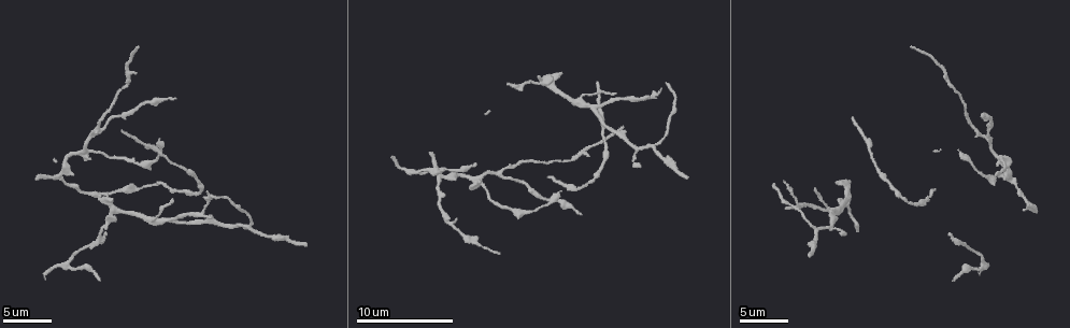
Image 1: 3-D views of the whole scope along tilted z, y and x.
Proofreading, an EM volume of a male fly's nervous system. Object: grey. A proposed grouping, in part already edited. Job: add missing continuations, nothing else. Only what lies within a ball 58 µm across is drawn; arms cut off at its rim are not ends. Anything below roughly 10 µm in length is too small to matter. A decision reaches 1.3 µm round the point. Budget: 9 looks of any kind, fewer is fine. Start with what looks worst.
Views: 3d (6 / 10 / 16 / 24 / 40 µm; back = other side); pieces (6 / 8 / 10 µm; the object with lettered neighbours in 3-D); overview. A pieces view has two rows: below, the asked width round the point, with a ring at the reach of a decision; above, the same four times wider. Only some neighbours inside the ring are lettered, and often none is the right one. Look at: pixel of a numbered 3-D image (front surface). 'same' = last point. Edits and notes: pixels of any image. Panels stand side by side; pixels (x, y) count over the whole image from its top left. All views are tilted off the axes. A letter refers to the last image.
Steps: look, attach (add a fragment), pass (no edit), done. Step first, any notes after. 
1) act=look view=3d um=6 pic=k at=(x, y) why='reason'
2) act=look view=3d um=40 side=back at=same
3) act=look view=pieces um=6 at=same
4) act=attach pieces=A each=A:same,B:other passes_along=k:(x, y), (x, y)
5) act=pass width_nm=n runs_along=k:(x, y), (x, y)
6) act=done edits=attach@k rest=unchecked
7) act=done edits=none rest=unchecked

act=look view=3d um=10 pic=1 at=(951, 233) why='thin end'

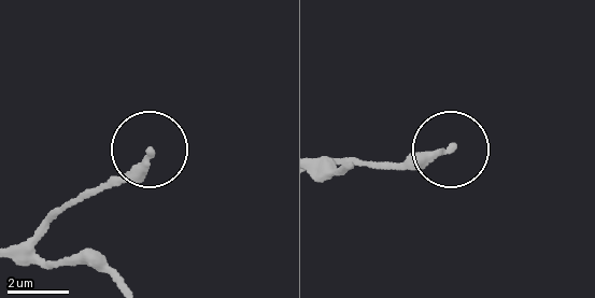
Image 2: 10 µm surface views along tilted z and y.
act=look view=pieces um=10 pic=2 at=(452, 146) why='what lies round it'

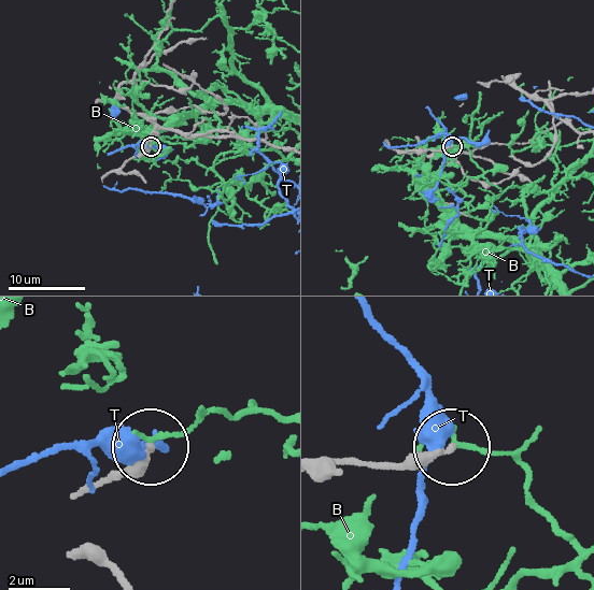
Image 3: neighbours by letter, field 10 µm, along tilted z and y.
act=pass each=B:other,T:other found='none of them fits'

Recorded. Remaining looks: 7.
act=look view=pieces um=6 pic=1 at=(686, 176) why='branch stops here'

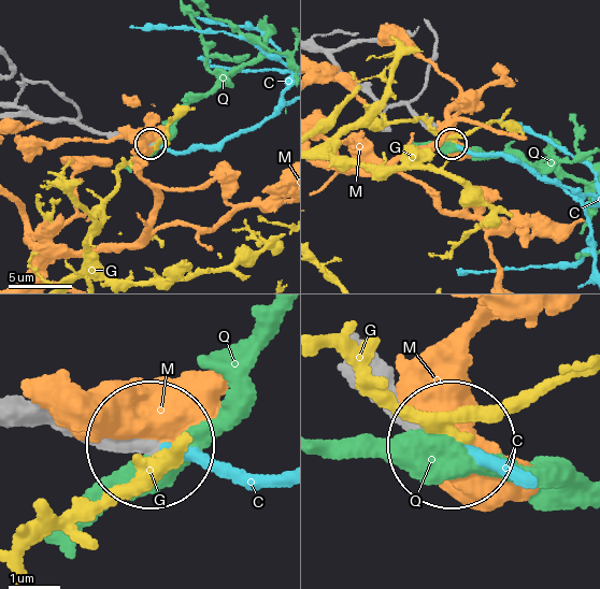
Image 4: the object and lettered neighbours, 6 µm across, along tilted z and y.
act=attach pieces=C width_nm=250 each=C:same,G:other,M:other,Q:other passes_along=4:(468, 445), (518, 471) found='it goes on there'

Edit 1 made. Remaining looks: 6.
act=look view=pieces um=6 pic=1 at=(981, 115) why='tapers out'

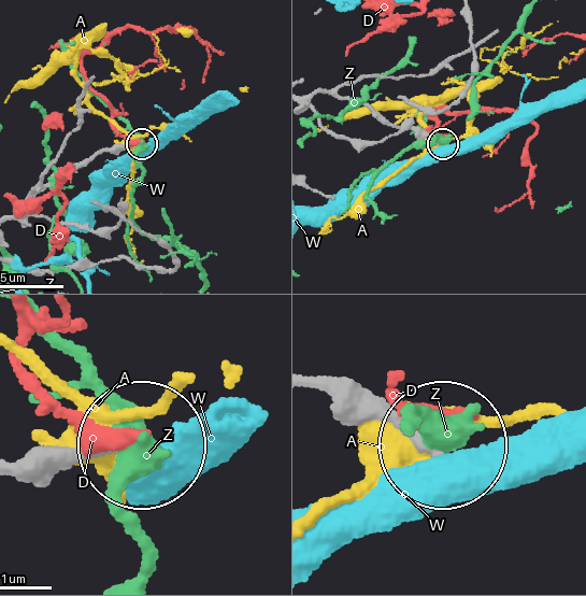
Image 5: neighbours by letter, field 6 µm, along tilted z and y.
act=pass each=A:other,D:other,W:other,Z:other runs_along=5:(359, 139), (323, 129), (313, 96), (333, 93), (441, 143) found='none of them fits'

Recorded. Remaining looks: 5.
act=look view=3d um=10 pic=1 at=(840, 236) why='stops while still wide'

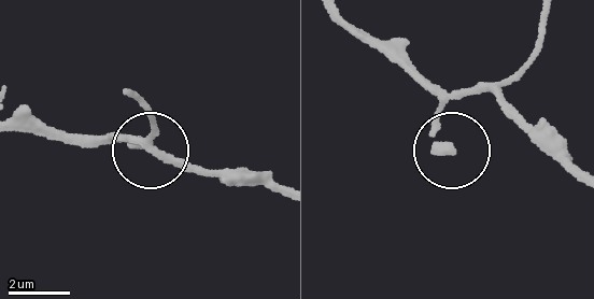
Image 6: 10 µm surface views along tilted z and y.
act=look view=pieces um=6 pic=6 at=(452, 151)

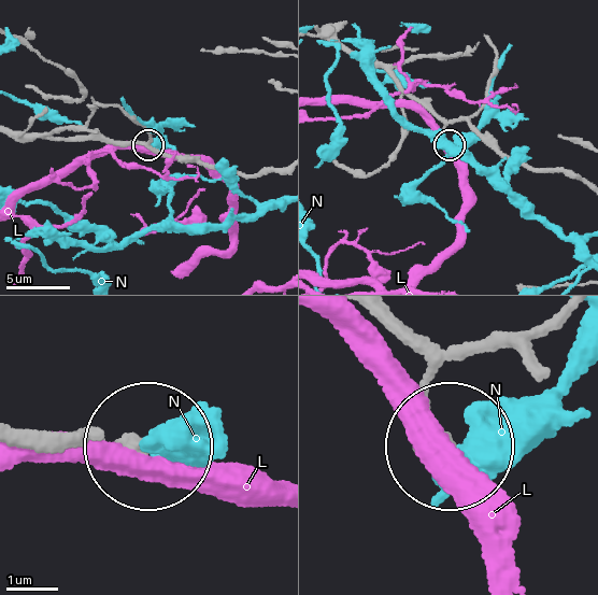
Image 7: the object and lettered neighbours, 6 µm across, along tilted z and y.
act=pass each=L:other,N:other found='none of them fits'

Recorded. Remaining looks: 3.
act=done edits=attach@4 rest=unchecked

